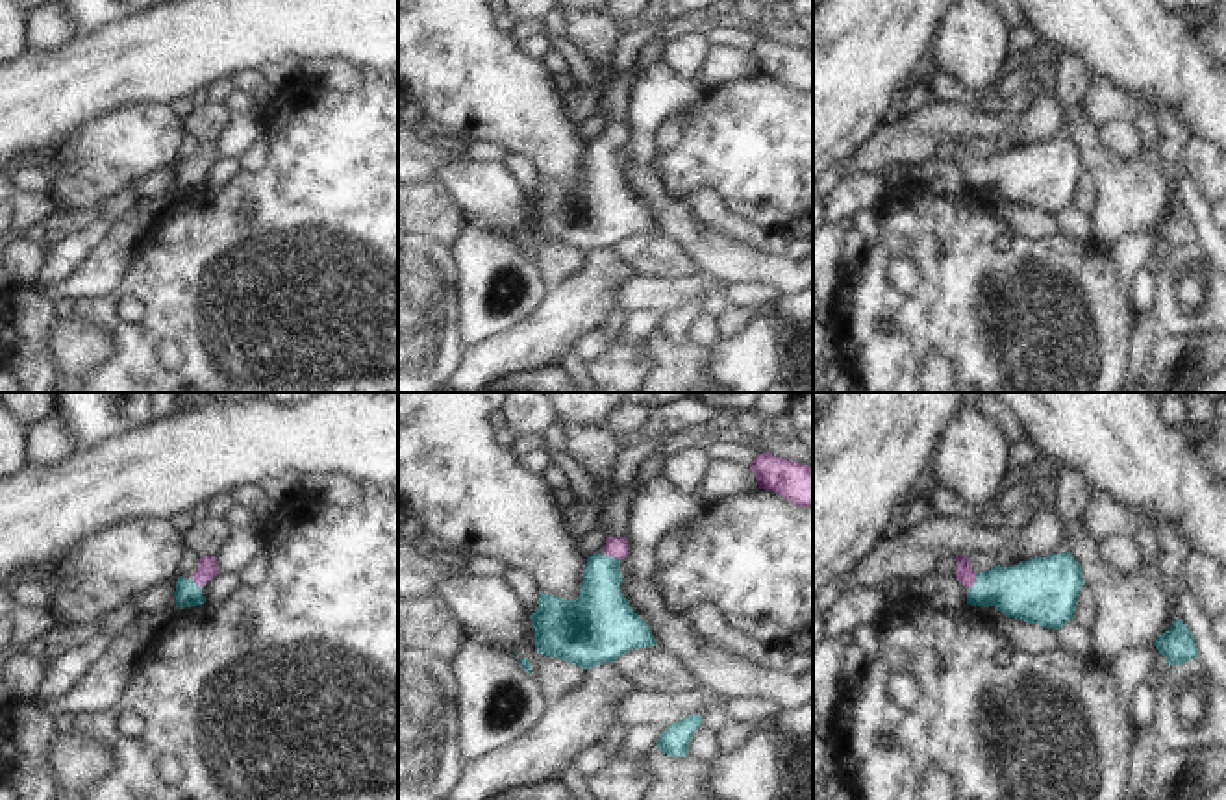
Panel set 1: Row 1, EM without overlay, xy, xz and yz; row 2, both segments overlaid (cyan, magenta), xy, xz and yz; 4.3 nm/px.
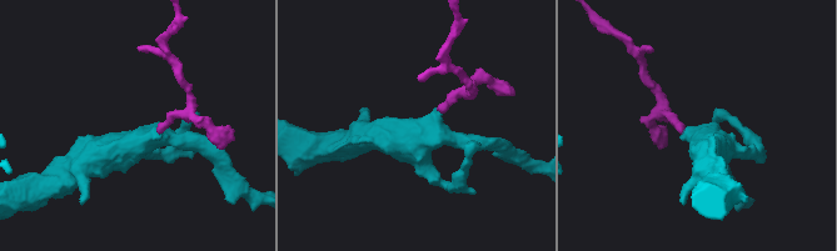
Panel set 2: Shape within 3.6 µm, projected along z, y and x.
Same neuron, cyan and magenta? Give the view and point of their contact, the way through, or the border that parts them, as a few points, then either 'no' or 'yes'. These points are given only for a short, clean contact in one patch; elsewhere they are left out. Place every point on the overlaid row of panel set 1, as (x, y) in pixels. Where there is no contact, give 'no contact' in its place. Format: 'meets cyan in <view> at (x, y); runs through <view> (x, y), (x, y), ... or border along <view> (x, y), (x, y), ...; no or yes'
meets cyan in yz at (976, 582); runs through yz (1032, 591), (976, 582), (963, 571); yes

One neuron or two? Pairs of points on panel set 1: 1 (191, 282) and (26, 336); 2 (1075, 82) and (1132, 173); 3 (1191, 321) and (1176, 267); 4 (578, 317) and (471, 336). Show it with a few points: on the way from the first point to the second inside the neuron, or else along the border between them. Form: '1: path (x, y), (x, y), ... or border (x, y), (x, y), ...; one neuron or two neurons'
1: path (150, 282), (125, 287), (102, 308), (67, 308); one neuron
2: path (1075, 108), (1080, 128), (1106, 162); one neuron
3: path (1191, 308), (1186, 280); one neuron
4: border (539, 304), (504, 330), (463, 347); two neurons

